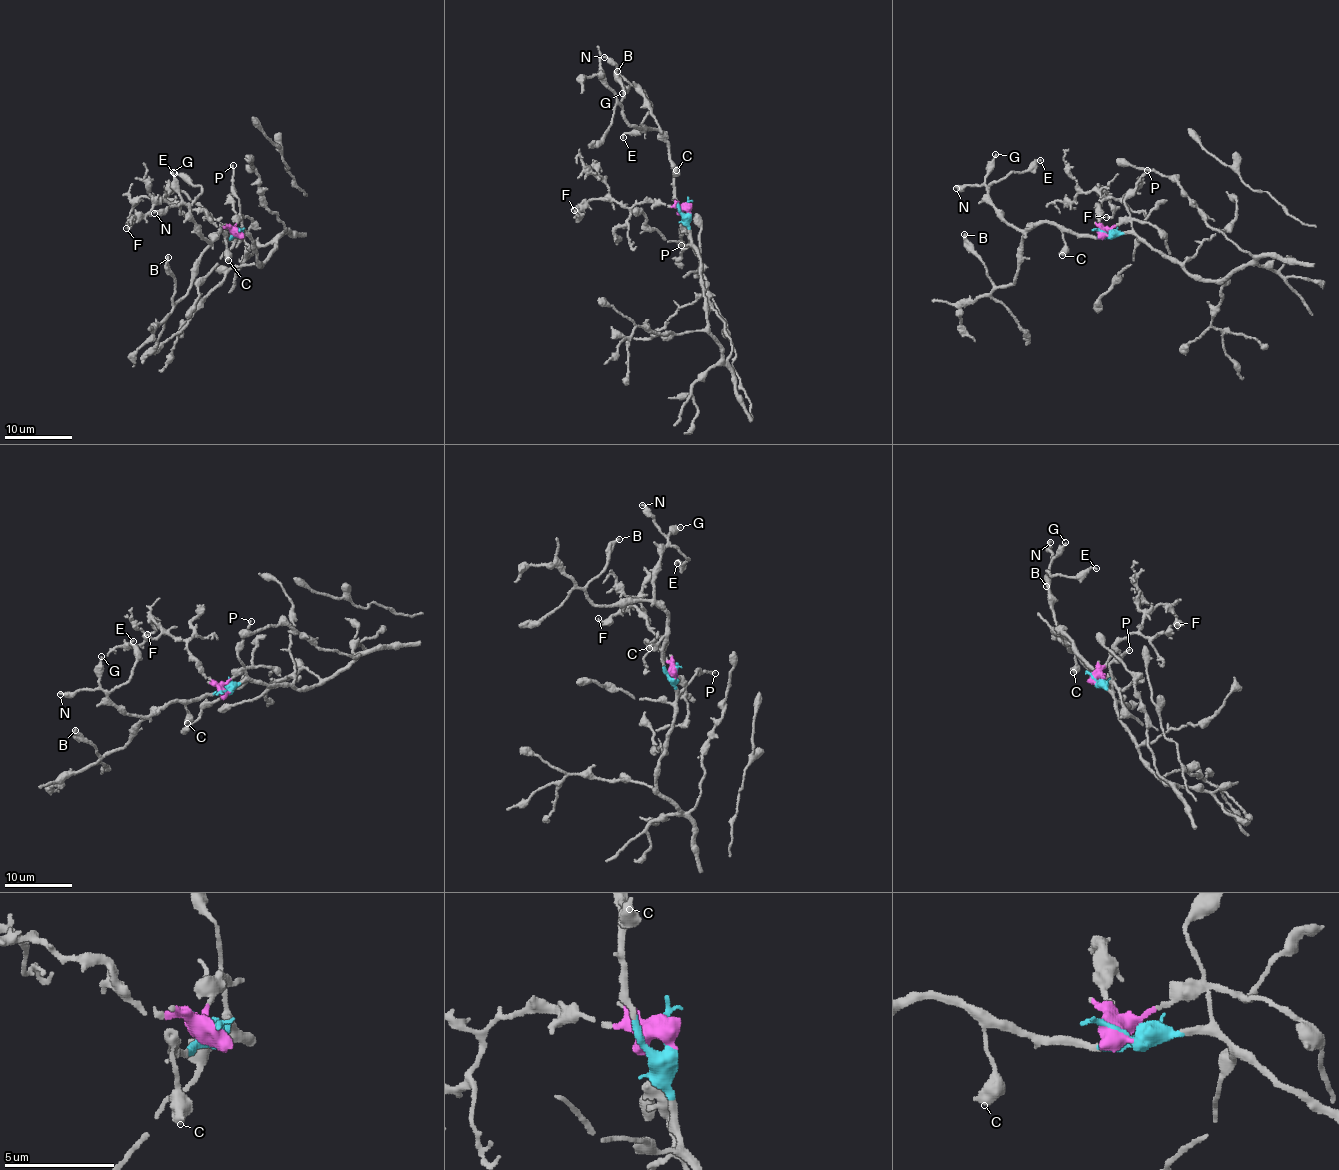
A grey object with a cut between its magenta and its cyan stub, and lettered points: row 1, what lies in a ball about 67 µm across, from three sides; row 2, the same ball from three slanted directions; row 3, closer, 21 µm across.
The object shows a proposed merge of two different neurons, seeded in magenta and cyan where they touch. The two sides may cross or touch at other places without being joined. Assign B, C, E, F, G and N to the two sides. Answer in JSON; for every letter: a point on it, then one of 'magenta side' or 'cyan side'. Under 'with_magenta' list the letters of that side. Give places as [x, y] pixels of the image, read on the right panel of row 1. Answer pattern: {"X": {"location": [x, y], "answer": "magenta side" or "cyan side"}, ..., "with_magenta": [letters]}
{"B": {"location": [964, 234], "answer": "cyan side"}, "C": {"location": [1062, 255], "answer": "cyan side"}, "E": {"location": [1040, 160], "answer": "cyan side"}, "F": {"location": [1106, 217], "answer": "magenta side"}, "G": {"location": [995, 154], "answer": "cyan side"}, "N": {"location": [956, 188], "answer": "cyan side"}, "with_magenta": ["F"]}

